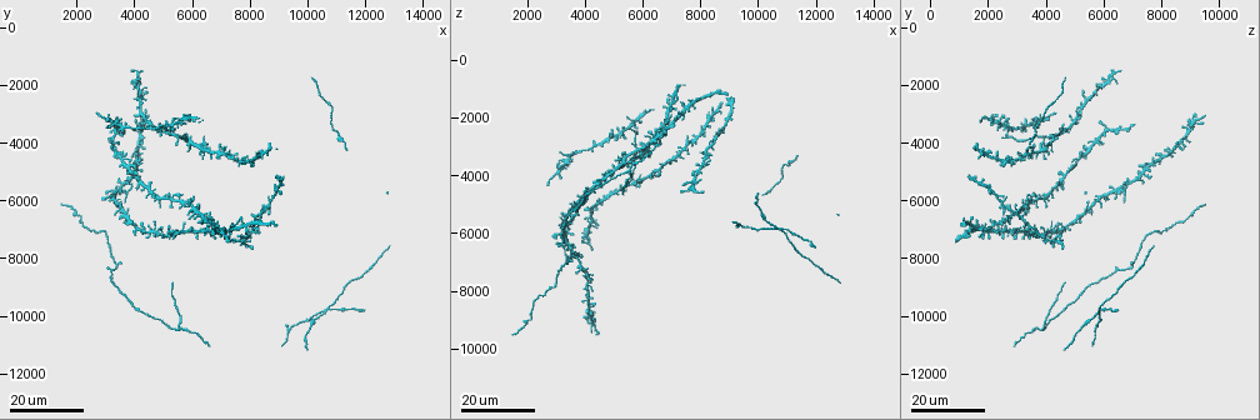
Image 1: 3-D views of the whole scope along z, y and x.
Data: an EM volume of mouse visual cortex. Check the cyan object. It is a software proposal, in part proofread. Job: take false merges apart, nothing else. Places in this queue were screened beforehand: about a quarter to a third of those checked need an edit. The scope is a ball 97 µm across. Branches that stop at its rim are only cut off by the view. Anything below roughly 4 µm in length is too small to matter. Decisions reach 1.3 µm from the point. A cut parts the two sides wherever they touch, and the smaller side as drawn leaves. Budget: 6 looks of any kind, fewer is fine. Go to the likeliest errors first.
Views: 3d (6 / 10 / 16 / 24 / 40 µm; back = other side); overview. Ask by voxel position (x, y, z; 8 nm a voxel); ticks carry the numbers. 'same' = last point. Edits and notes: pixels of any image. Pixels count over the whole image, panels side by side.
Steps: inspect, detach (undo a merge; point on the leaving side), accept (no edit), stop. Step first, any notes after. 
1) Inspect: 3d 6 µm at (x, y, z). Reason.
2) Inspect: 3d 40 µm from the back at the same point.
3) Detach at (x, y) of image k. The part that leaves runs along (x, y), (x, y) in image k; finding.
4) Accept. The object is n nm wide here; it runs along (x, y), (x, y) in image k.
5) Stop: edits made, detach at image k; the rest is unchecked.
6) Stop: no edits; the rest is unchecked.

Inspect: 3d 16 µm at (10600, 9800, 5800). Three-way junction.

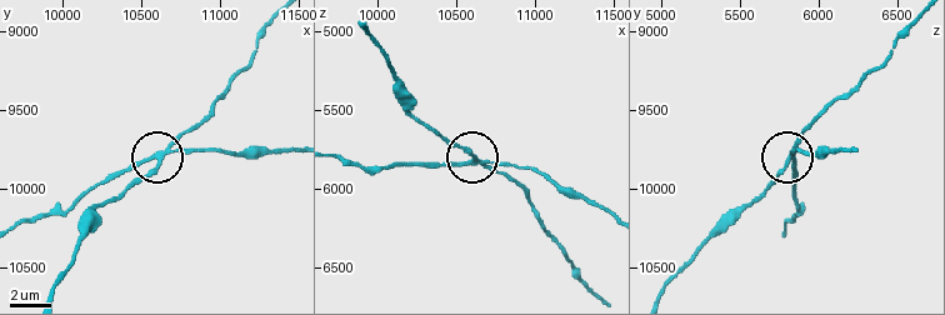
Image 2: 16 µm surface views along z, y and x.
Inspect: 3d 10 µm at (10620, 9800, 5800).

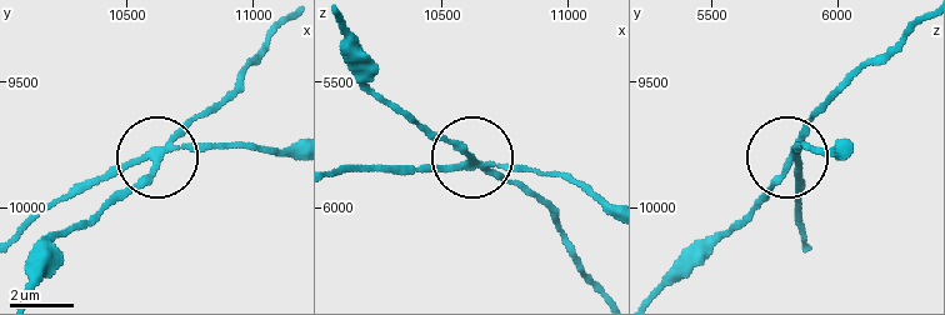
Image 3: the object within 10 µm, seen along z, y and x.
Detach at (206, 148) of image 3. The part that leaves runs along (158, 154), (96, 175), (24, 226) in image 3; two neurons meet here.

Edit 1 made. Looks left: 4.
Inspect: 3d 24 µm at (5600, 10600, 3800). Arms part here.

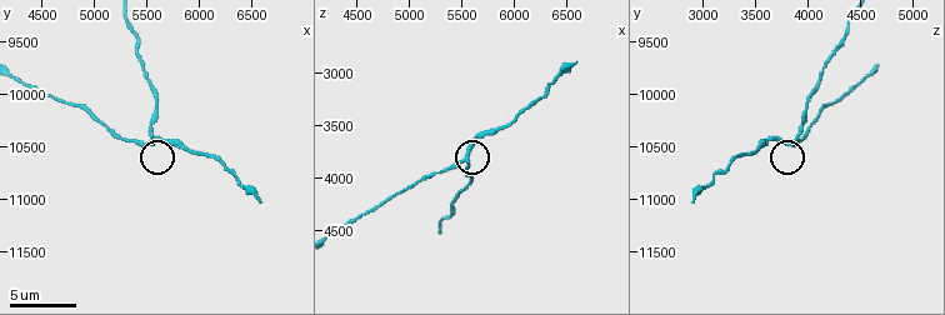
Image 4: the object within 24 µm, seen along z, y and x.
Inspect: 3d 6 µm at (5540, 10460, 3820).

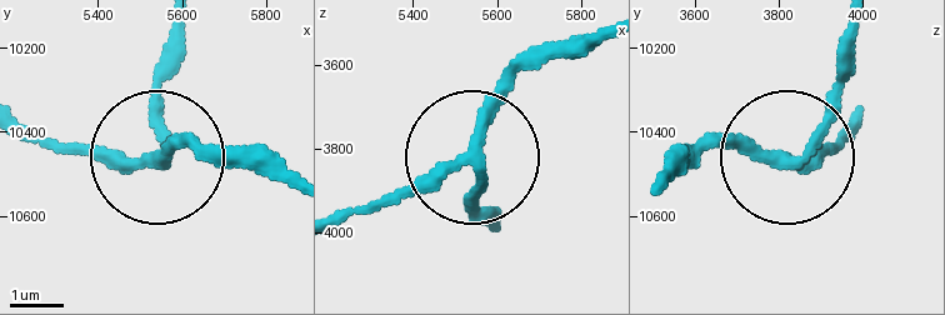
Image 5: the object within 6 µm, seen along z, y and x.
Accept. The object is 190 nm wide here; continuous, no second neuron.

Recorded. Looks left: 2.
Inspect: 3d 16 µm at (7800, 6800, 1600).

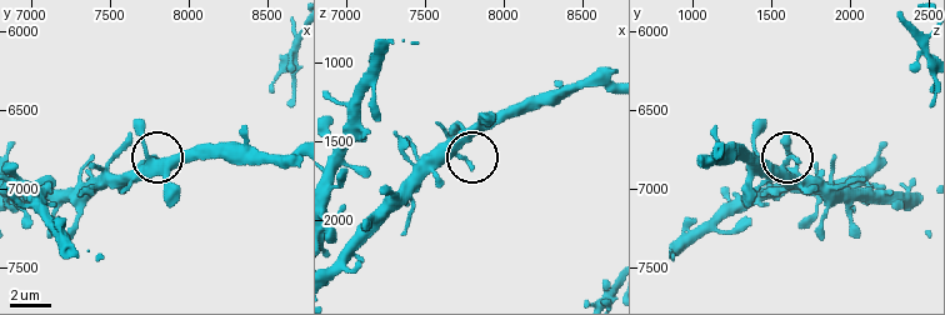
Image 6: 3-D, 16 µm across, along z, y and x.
Inspect: 3d 6 µm at (7720, 6820, 1600). Zoom in.

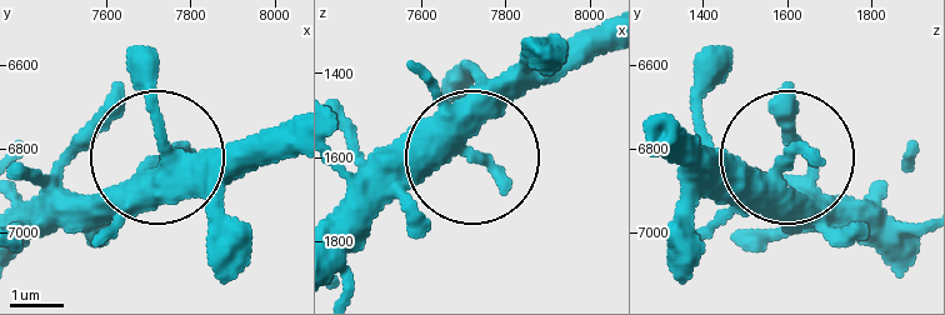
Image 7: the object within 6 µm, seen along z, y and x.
Accept. One neuron here.

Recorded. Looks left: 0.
Stop: edits made, detach at image 3; the rest is unchecked.

